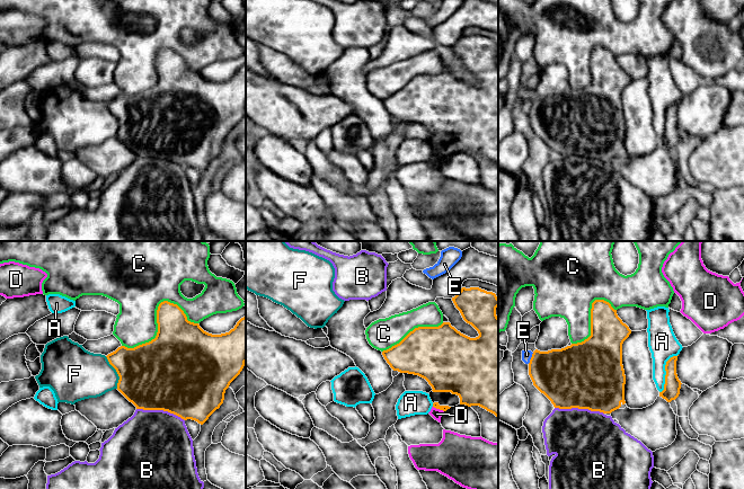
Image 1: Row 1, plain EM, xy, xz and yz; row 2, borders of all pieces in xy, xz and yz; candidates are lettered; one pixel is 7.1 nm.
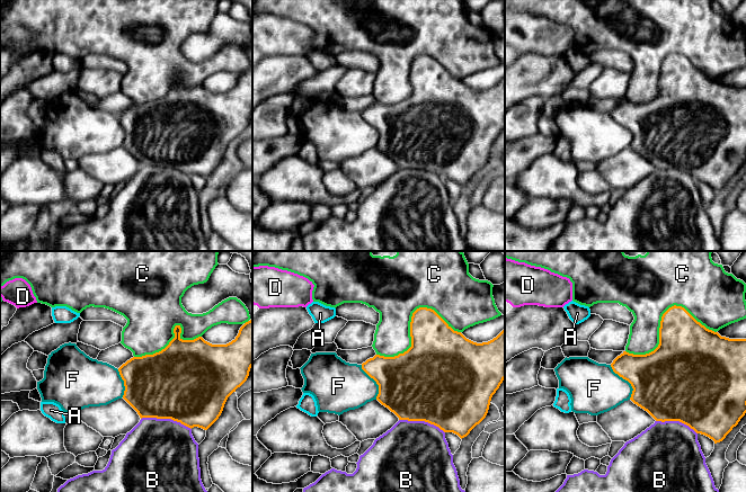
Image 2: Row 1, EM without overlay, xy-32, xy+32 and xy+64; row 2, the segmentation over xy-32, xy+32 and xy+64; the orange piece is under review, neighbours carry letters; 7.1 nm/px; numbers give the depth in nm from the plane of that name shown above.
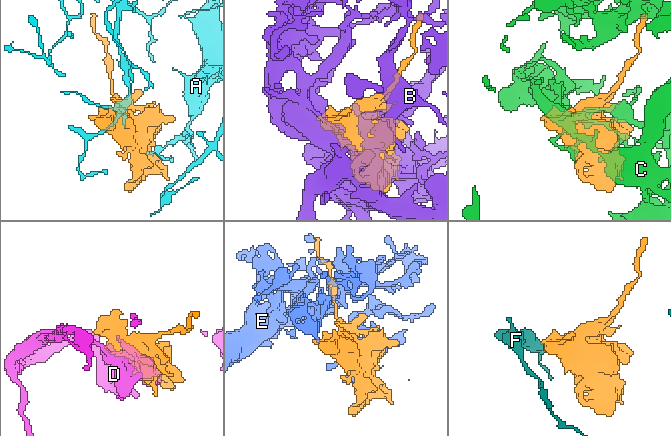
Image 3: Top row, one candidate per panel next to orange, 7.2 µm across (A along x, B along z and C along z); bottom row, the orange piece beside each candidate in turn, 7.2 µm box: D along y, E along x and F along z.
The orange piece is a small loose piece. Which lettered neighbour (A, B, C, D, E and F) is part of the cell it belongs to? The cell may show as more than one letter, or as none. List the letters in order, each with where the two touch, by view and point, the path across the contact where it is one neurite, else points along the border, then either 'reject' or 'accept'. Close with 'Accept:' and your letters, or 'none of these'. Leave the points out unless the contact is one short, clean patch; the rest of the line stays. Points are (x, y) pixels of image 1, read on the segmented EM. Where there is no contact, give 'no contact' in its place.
A: contact yz (666, 372); reject
B: contact yz (579, 408); reject
C: contact xy (157, 317); accept
D: contact xz (439, 408); reject
E: contact yz (531, 358); reject
F: contact xy (116, 371); border xy (105, 356), (118, 376), (117, 388); reject
Accept: C

